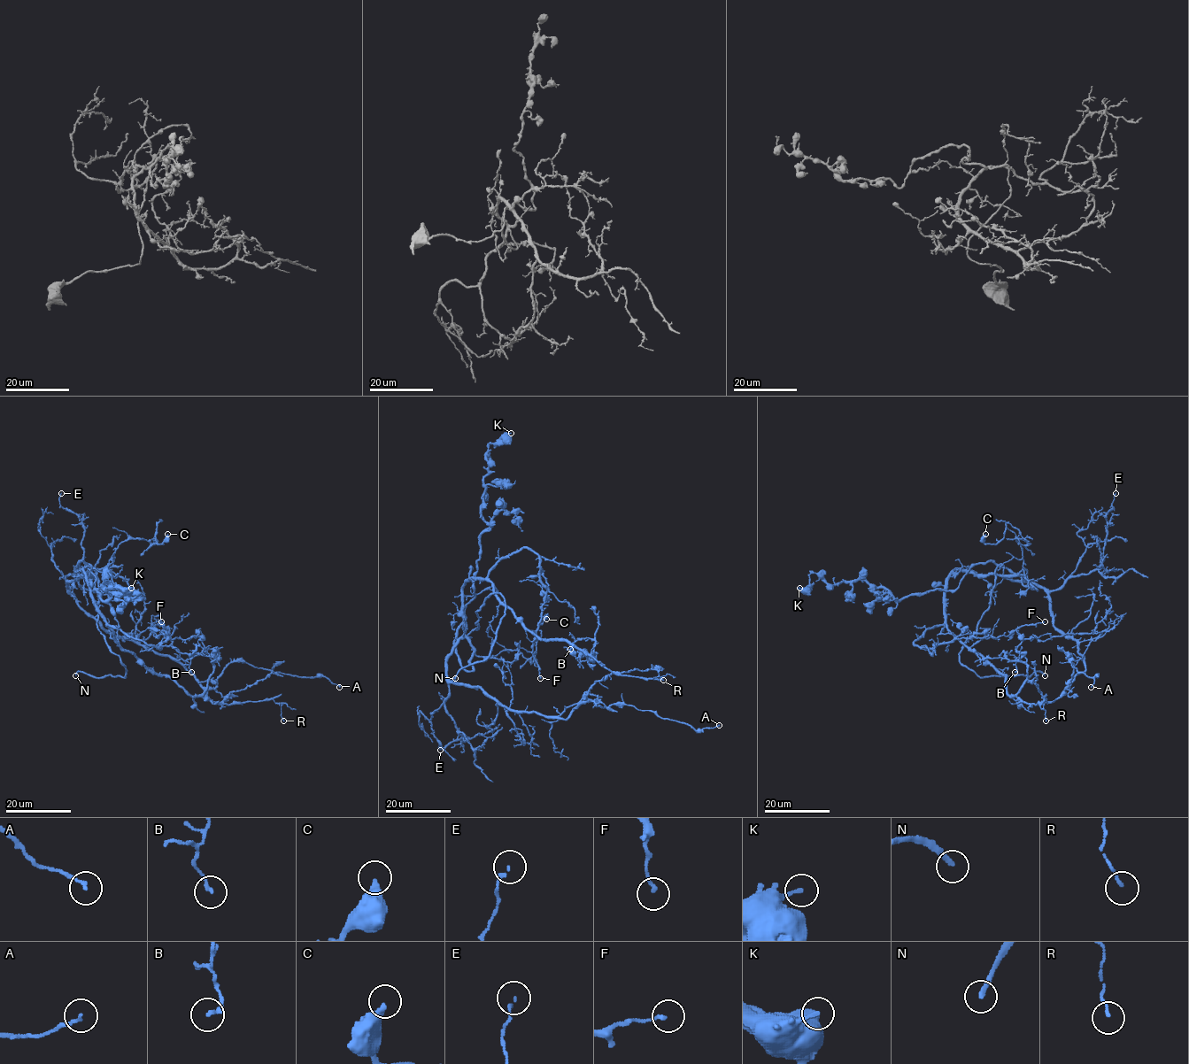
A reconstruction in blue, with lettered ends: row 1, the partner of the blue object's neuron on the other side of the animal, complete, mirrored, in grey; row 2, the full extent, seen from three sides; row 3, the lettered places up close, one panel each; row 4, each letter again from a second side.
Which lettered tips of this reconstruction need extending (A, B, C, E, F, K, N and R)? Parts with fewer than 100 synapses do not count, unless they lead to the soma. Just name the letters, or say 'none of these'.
N

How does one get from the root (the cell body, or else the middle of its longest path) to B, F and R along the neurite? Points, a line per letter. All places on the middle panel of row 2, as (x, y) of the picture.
B: (451, 650), (469, 579), (488, 580), (542, 639), (565, 639), (590, 661), (595, 641), (570, 649)
F: (451, 650), (465, 629), (465, 584), (528, 548), (546, 589), (532, 651), (540, 678)
R: (451, 650), (465, 629), (462, 587), (469, 579), (485, 579), (542, 639), (565, 639), (621, 674), (663, 680)

